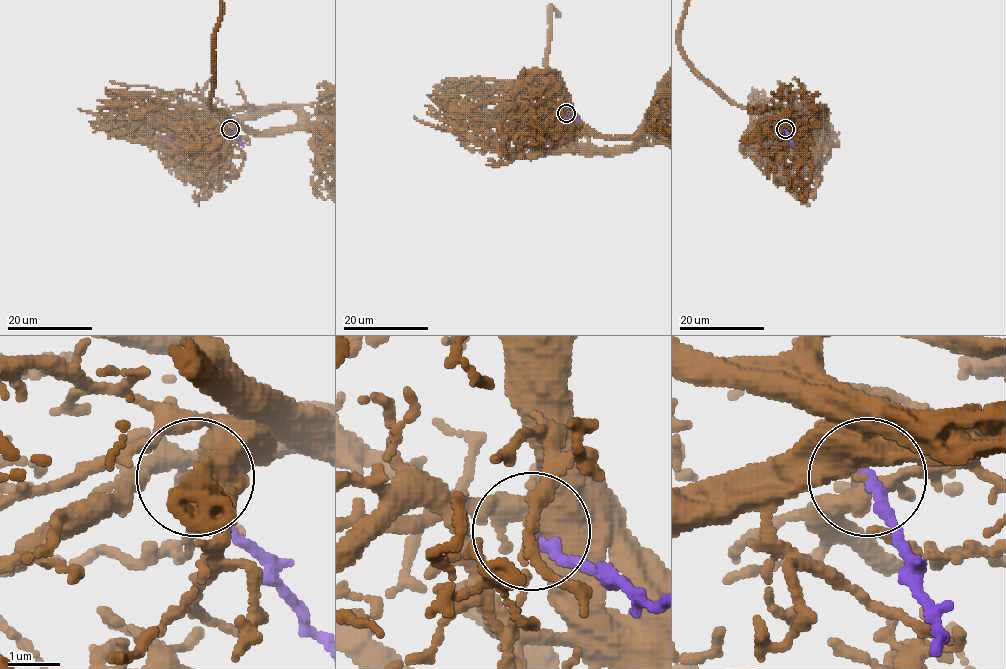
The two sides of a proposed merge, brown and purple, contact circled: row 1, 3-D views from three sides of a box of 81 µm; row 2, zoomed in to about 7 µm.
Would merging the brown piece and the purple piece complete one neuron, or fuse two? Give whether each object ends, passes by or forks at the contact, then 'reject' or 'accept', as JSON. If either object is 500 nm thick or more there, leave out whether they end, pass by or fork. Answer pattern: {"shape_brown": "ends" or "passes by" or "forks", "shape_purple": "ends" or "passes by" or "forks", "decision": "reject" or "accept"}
{"shape_brown": "ends", "shape_purple": "ends", "decision": "accept"}

